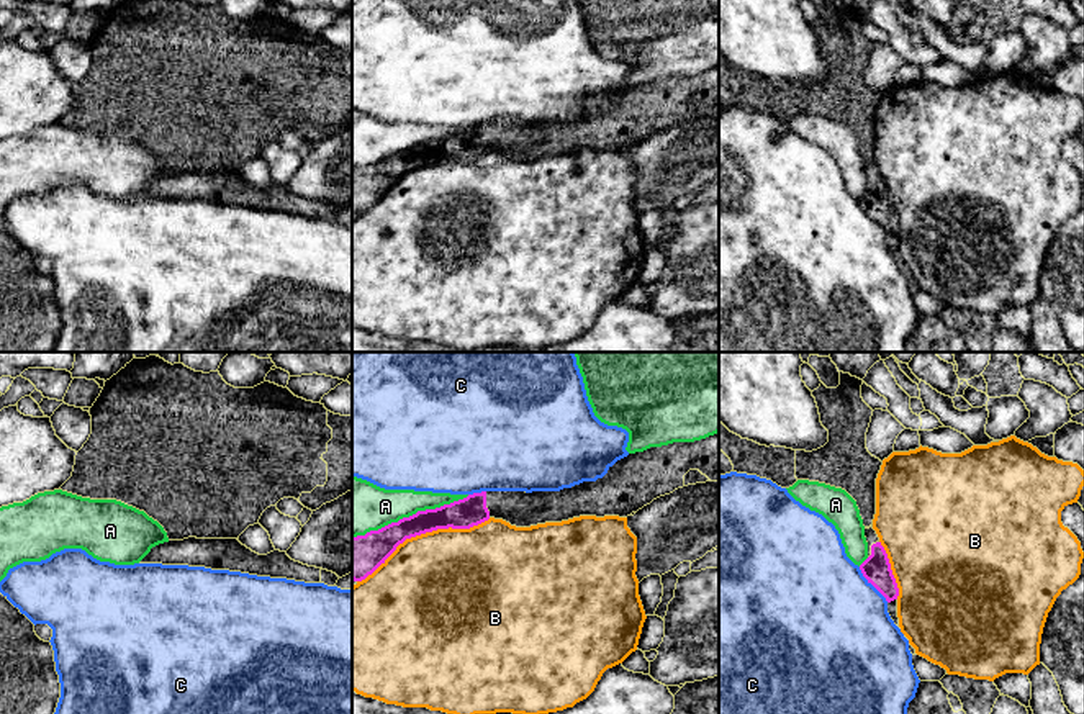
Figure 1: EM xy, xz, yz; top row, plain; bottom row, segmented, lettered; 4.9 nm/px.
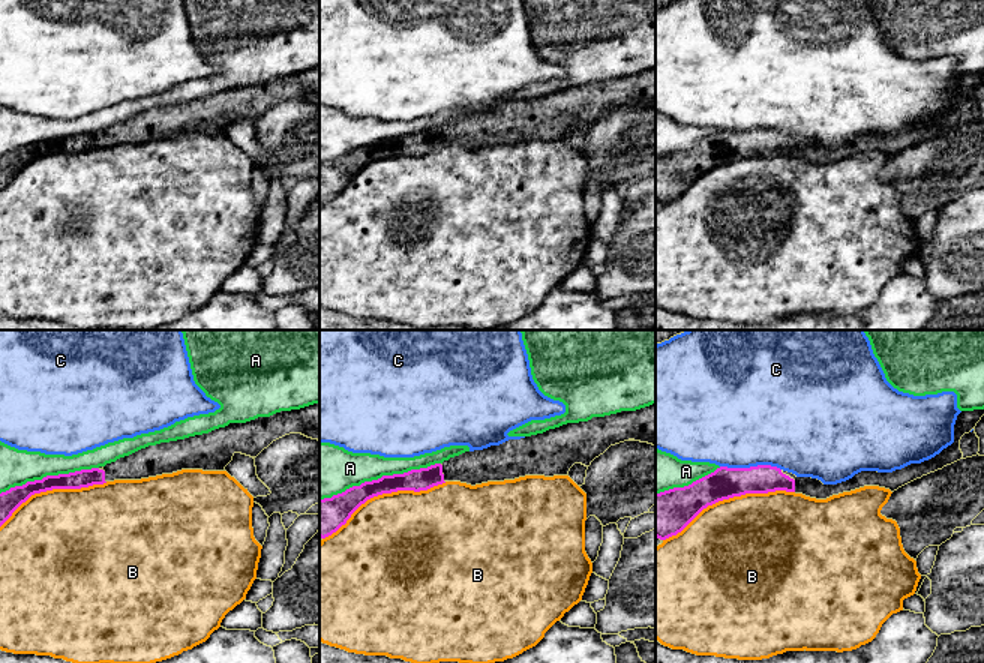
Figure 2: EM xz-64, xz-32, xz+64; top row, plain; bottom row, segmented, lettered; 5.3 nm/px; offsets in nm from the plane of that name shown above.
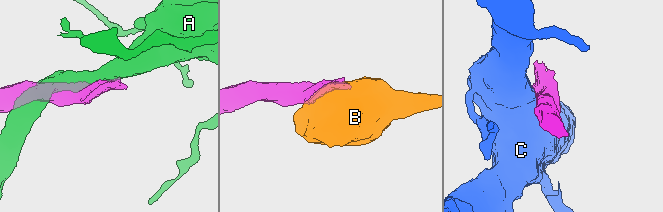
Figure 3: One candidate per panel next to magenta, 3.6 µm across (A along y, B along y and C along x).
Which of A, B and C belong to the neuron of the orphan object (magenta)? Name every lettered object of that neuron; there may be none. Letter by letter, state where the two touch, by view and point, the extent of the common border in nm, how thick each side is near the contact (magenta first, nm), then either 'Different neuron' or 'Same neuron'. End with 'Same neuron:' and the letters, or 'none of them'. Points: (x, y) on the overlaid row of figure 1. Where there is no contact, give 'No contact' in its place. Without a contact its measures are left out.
A: Touches magenta at xz (410, 516). Shared border 600 nm. Thickness 160 nm (magenta) against 260 nm. Different neuron
B: Touches magenta at xz (423, 533). Shared border 750 nm. Thickness 160 nm (magenta) against 500 nm. Different neuron
C: Touches magenta at yz (871, 583). Shared border 220 nm. Thickness 140 nm (magenta) against 500 nm. Different neuron
Same neuron: none of them

